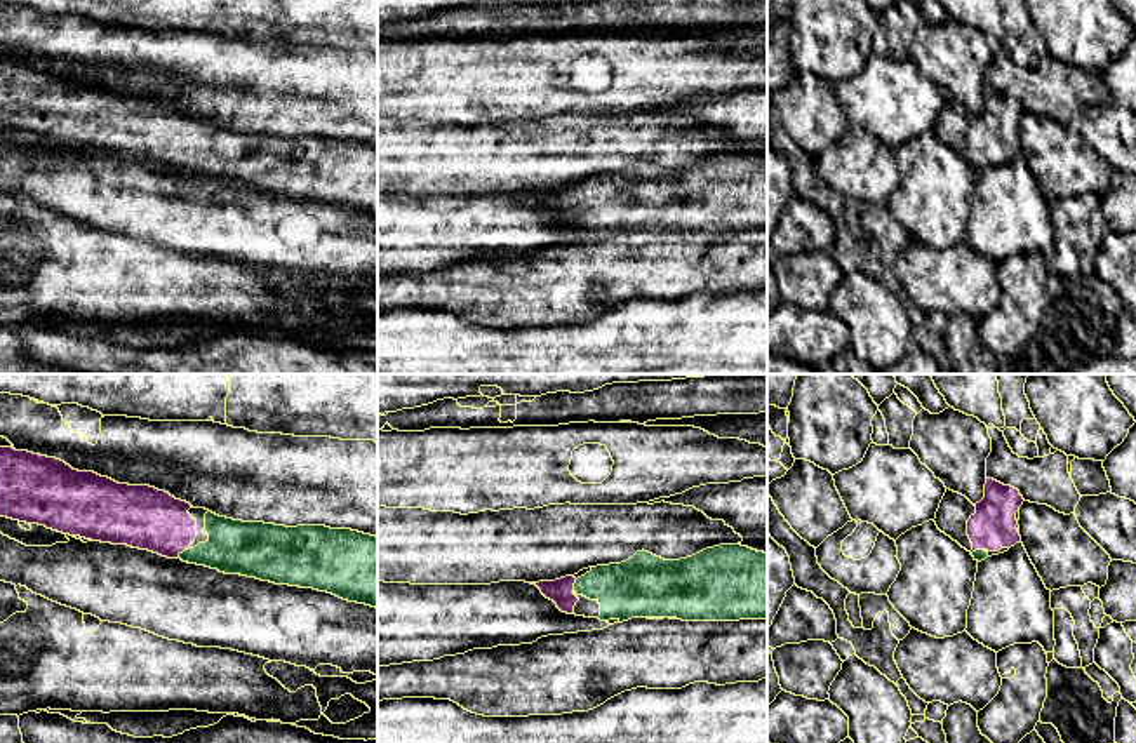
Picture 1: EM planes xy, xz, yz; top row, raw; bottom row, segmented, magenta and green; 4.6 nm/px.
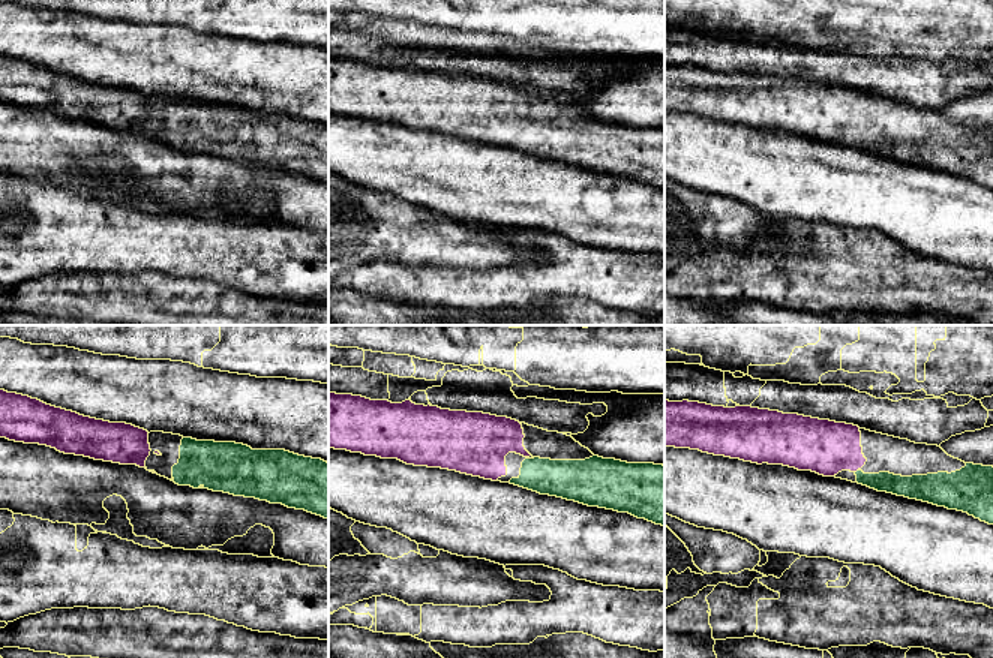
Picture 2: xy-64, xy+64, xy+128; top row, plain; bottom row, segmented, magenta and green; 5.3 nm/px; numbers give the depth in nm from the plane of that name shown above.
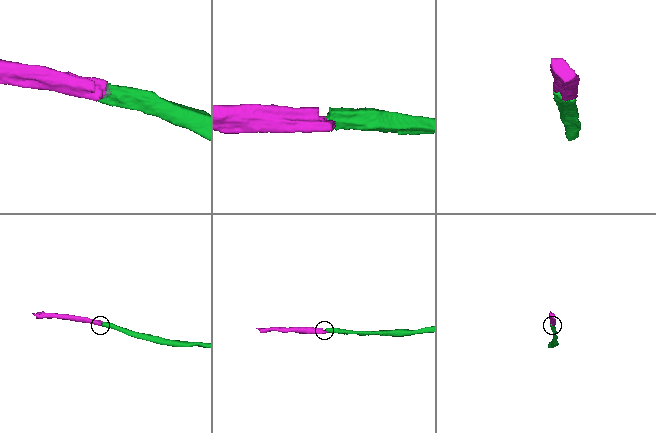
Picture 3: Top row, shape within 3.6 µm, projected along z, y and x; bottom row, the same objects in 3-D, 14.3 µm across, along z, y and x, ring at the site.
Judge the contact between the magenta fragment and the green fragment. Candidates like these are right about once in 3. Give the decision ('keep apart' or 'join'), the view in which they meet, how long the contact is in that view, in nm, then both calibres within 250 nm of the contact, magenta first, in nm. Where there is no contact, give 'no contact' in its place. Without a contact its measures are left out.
join | xz | 60 nm | 110/260 nm

